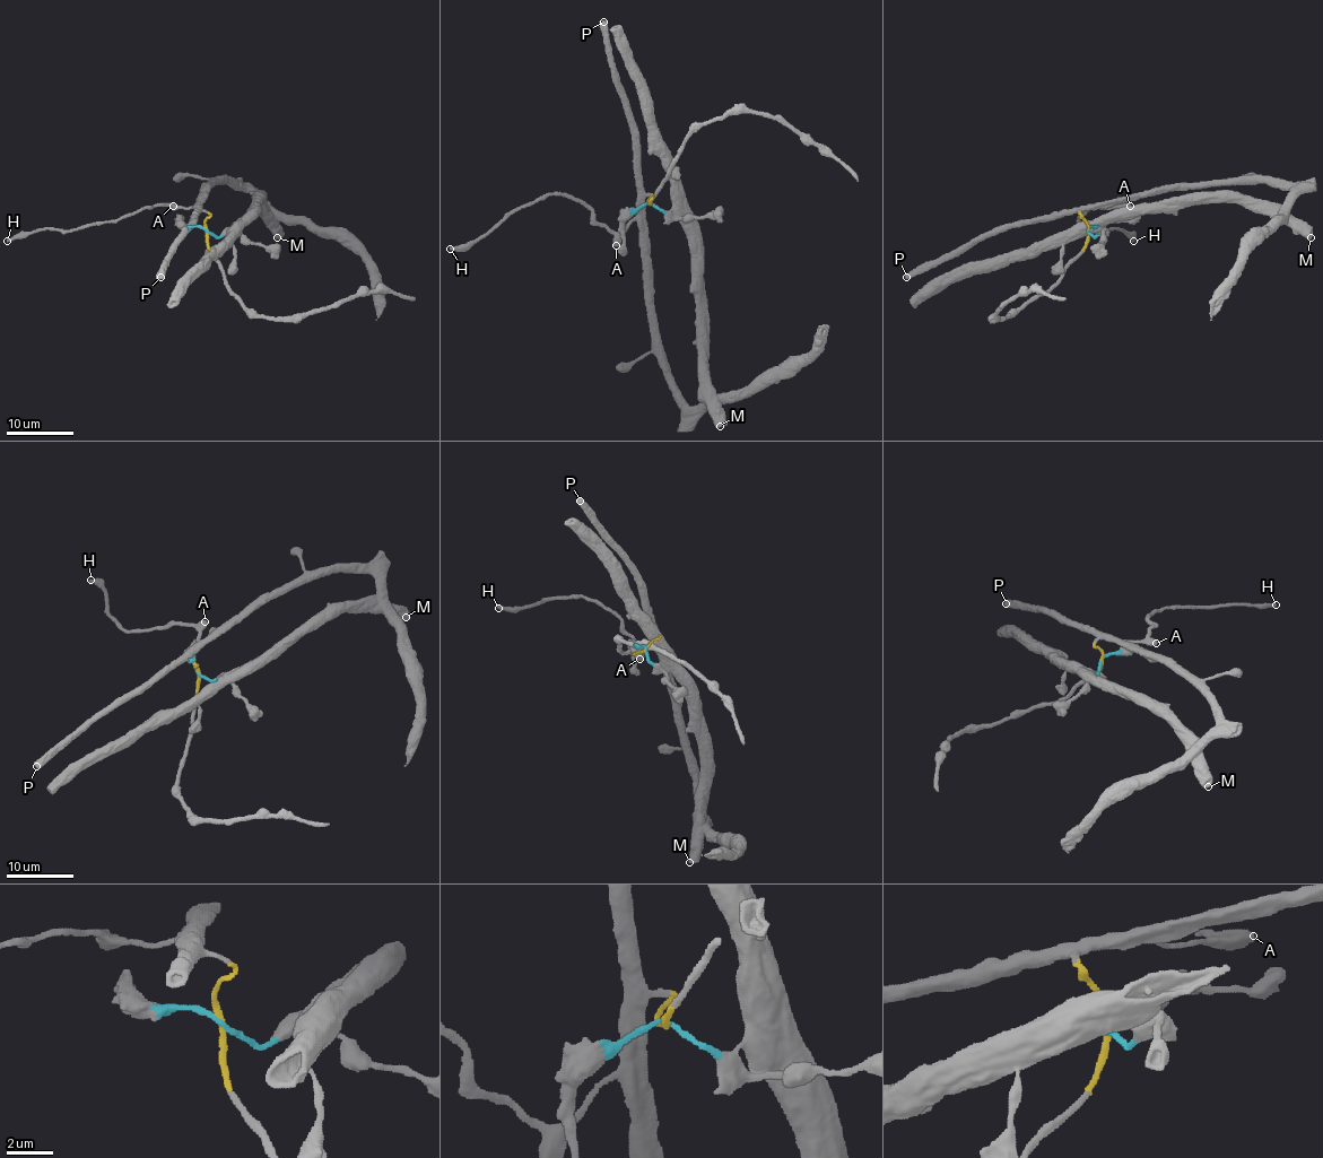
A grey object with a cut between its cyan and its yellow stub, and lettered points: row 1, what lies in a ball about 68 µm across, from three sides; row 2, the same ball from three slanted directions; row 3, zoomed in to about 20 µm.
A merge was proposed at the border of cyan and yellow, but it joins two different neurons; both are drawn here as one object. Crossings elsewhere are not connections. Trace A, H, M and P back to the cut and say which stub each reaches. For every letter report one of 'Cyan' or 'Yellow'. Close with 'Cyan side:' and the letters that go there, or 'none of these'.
A: Yellow
H: Yellow
M: Cyan
P: Yellow
Cyan side: M

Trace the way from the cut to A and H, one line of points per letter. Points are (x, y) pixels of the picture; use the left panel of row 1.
A: (206, 231), (209, 214), (200, 207), (172, 206)
H: (206, 231), (209, 214), (200, 207), (157, 206), (70, 231), (38, 229), (7, 241)

